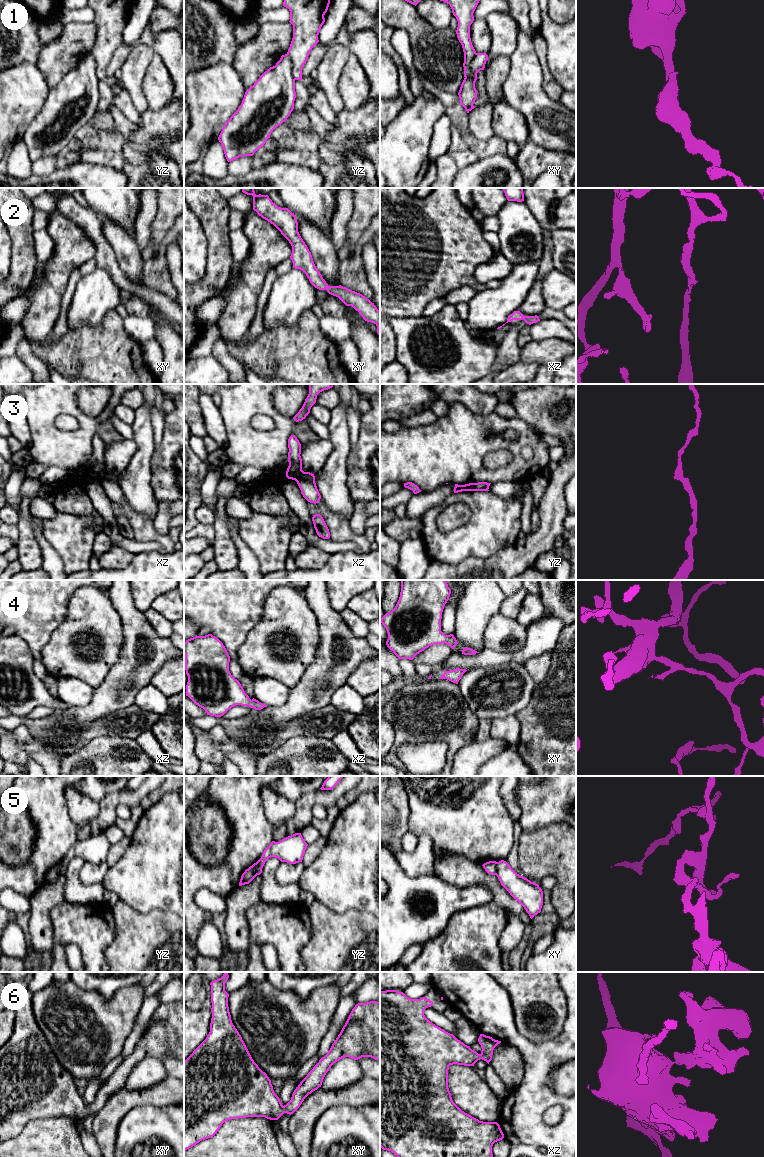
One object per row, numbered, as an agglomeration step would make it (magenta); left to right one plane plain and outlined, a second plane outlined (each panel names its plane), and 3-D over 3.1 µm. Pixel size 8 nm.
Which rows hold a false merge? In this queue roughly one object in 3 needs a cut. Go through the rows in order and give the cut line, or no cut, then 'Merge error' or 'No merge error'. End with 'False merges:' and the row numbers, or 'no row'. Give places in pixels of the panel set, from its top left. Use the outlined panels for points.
1: Split along yz (286, 54), (291, 61), (292, 76), (295, 79). Merge error
2: No split. No merge error
3: Split along xz (304, 472), (295, 480). Merge error
4: No split. No merge error
5: Split along xy (498, 862), (494, 874). Merge error
6: No split. No merge error
False merges: 1, 3, 5

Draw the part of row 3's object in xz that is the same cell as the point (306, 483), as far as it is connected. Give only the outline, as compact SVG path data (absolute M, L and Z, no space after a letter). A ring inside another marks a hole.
M310 472L302 473L301 477L296 480L303 497L310 503L318 503L321 495L315 483L315 476Z

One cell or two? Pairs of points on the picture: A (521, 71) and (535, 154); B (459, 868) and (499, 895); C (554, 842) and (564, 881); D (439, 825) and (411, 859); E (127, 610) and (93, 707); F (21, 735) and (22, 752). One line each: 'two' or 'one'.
A: two
B: one
C: one
D: two
E: one
F: two

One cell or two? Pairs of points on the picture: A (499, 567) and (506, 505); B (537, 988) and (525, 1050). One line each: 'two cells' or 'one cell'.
A: two cells
B: two cells

